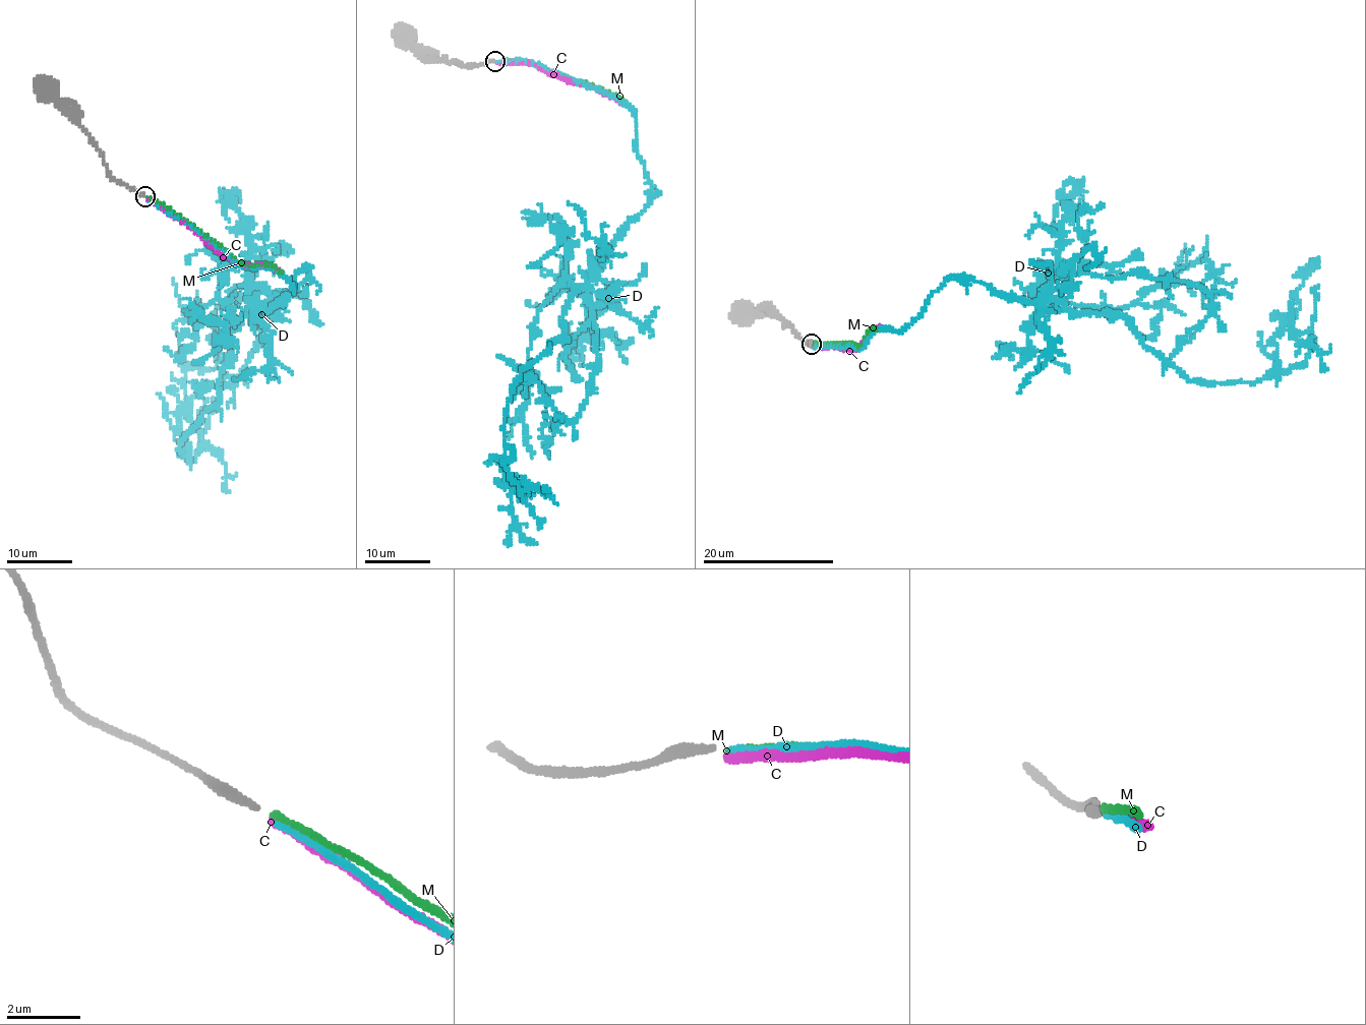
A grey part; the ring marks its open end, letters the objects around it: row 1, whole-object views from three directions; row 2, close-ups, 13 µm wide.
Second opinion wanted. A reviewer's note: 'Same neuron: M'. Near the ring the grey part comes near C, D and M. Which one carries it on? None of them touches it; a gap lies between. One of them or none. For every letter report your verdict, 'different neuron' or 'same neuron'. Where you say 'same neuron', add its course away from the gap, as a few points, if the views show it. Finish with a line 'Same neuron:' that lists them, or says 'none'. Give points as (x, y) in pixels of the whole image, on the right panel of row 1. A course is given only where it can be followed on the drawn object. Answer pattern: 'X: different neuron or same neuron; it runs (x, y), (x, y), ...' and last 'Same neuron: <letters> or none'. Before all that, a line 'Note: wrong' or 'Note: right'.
Note: wrong
C: different neuron
D: same neuron; it runs (813, 345), (901, 330), (969, 277), (1118, 314), (1189, 379), (1257, 381), (1308, 358), (1290, 329), (1318, 256)
M: different neuron
Same neuron: D

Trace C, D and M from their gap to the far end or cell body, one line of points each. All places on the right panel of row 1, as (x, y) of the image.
C: (813, 345), (844, 349), (859, 346), (871, 330), (882, 327)
D: (813, 345), (901, 330), (969, 277), (1118, 314), (1189, 379), (1257, 381), (1308, 358), (1290, 329), (1318, 256)
M: (813, 345), (845, 343), (858, 346), (869, 328), (880, 327)

